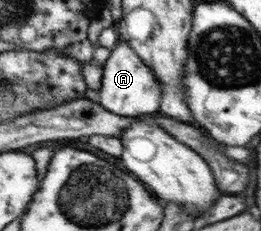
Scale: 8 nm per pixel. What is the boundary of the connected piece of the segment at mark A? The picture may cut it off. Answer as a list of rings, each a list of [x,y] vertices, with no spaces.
[[[120,39],[115,44],[115,48],[111,50],[110,56],[103,65],[102,73],[97,102],[104,109],[124,117],[138,117],[161,109],[160,97],[164,97],[162,84],[153,69],[142,61],[141,56],[128,42]]]

